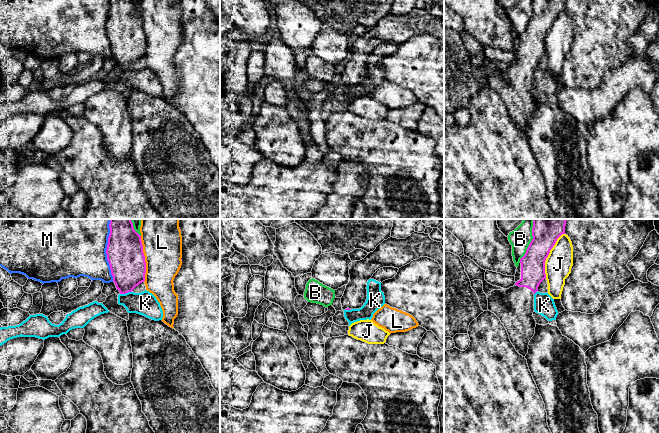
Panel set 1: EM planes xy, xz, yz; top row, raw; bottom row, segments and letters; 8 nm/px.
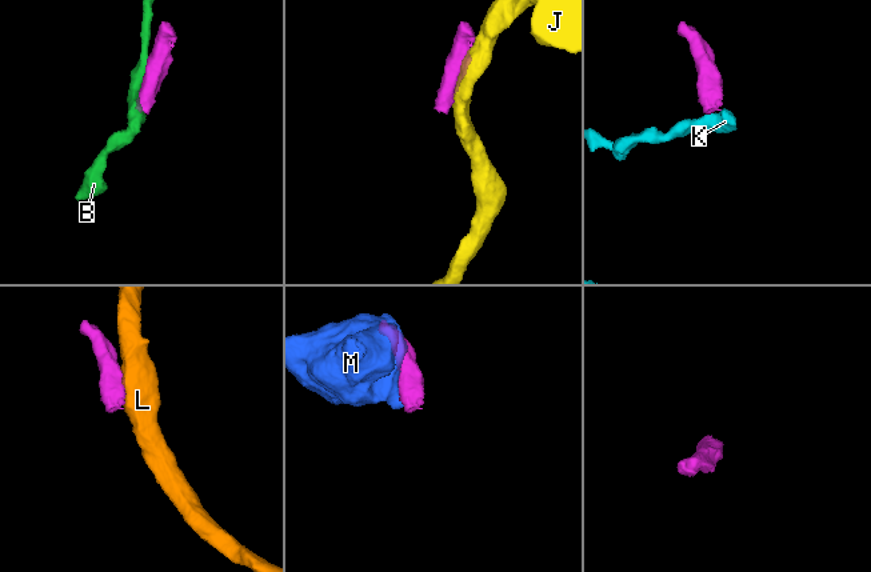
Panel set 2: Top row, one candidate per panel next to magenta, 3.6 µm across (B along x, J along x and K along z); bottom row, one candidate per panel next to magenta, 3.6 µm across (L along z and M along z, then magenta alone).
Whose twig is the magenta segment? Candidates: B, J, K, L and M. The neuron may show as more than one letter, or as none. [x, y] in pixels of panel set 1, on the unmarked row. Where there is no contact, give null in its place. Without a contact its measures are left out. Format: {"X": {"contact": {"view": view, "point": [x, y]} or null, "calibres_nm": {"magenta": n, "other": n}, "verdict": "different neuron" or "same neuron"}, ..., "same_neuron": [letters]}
{"B": {"contact": {"view": "yz", "point": [530, 19]}, "calibres_nm": {"magenta": 190, "other": 170}, "verdict": "different neuron"}, "J": {"contact": {"view": "yz", "point": [548, 30]}, "calibres_nm": {"magenta": 190, "other": 220}, "verdict": "different neuron"}, "K": {"contact": {"view": "xy", "point": [125, 69]}, "calibres_nm": {"magenta": 280, "other": 190}, "verdict": "different neuron"}, "L": {"contact": {"view": "xy", "point": [144, 35]}, "calibres_nm": {"magenta": 300, "other": 320}, "verdict": "different neuron"}, "M": {"contact": {"view": "xy", "point": [106, 29]}, "calibres_nm": {"magenta": 300, "other": 420}, "verdict": "different neuron"}, "same_neuron": []}

